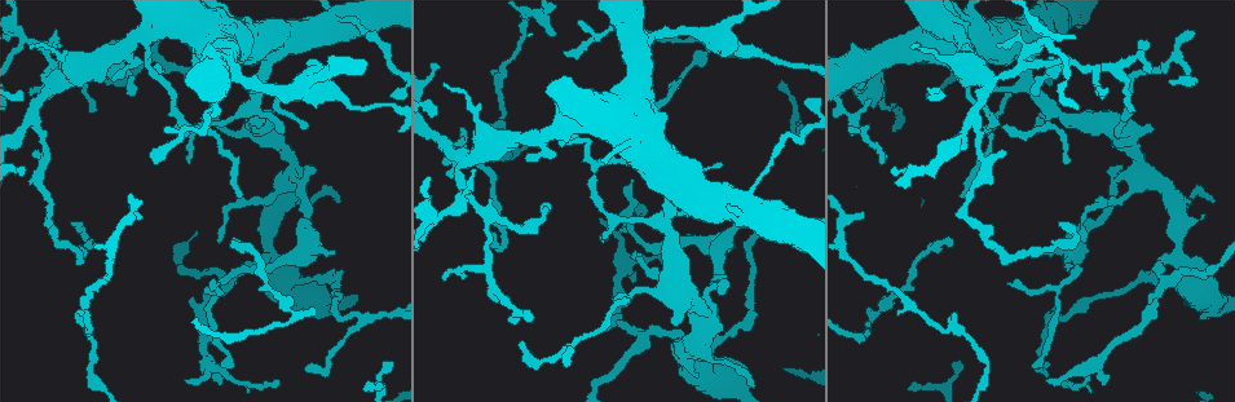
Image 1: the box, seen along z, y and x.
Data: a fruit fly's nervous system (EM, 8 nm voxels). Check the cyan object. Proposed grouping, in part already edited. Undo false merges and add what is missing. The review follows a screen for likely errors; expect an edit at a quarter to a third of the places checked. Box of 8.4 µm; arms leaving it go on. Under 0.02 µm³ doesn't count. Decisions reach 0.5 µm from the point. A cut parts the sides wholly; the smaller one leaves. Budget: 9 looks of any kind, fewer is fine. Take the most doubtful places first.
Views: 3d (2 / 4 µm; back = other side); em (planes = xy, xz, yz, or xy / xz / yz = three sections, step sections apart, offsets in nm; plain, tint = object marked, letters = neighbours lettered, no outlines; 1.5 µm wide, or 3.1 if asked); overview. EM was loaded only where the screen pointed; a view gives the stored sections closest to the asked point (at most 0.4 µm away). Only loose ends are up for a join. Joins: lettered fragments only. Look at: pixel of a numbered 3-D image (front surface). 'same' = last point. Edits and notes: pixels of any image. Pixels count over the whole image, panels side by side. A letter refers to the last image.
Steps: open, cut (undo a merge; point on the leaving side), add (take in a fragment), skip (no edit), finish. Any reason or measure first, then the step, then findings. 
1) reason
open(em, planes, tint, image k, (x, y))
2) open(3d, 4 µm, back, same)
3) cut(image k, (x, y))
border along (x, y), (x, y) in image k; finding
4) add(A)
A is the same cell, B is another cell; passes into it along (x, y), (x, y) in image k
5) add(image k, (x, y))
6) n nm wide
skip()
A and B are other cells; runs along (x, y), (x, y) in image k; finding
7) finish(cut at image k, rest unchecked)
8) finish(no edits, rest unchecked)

free end
open(3d, 2 µm, image 1, (699, 376))

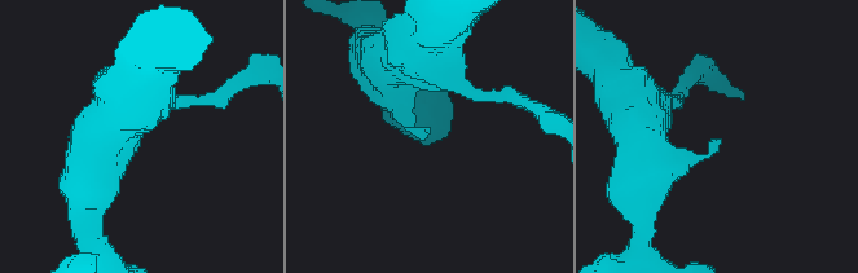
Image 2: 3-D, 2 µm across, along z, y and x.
open(em, planes, letters, image 2, (425, 139))

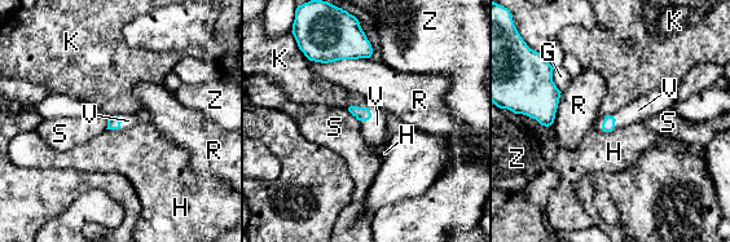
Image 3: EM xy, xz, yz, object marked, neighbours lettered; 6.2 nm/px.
add(V)
V is the same cell, G, H, K, R, S and Z are other cells; passes into it along (363, 114), (363, 108), (373, 131) in image 3; it goes on there

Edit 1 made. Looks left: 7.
an open end
open(em, planes, letters, image 1, (185, 382))

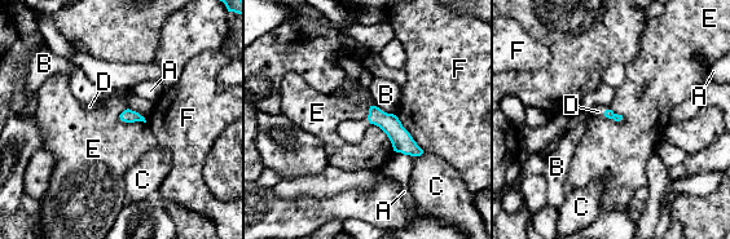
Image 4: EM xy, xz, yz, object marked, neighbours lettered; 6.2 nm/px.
add(D)
D is the same cell, A, B, C, E and F are other cells; passes into it along (608, 114), (606, 110), (598, 111) in image 4; it goes on there

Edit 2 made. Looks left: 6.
sharp bend
open(em, yz, step 8, tint, image 1, (360, 316))

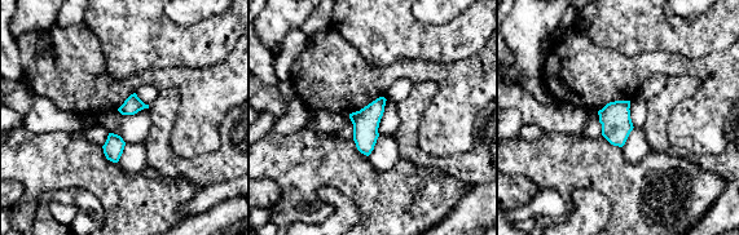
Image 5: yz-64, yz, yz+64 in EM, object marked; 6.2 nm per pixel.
cut it another way
open(em, planes, tint, same)

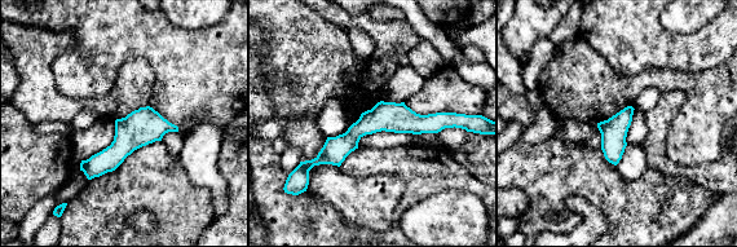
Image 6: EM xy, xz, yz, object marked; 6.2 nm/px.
open(em, planes, letters, same)

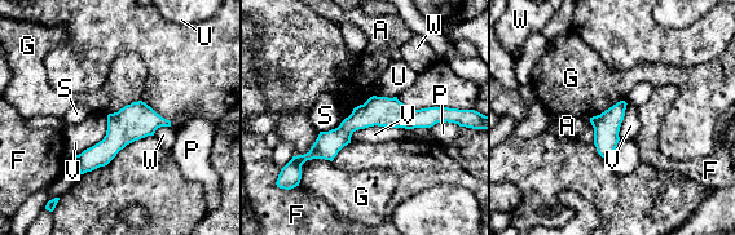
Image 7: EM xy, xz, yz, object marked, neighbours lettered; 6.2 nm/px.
160 nm wide
skip()
A, F, G, P, S, U, V and W are other cells; all the same neuron

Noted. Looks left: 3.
tapers out
open(3d, 2 µm, image 1, (219, 241))

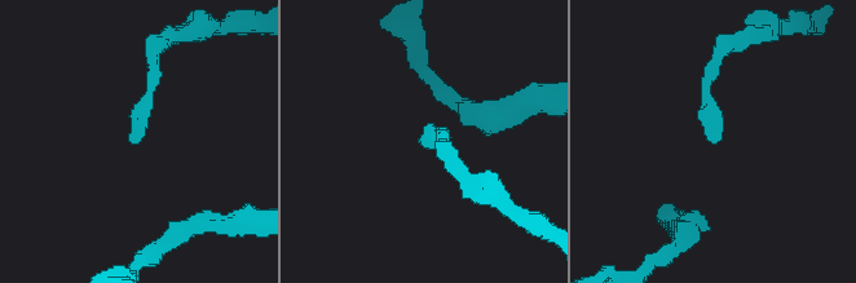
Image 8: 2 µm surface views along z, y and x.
open(em, planes, tint, image 8, (426, 142))

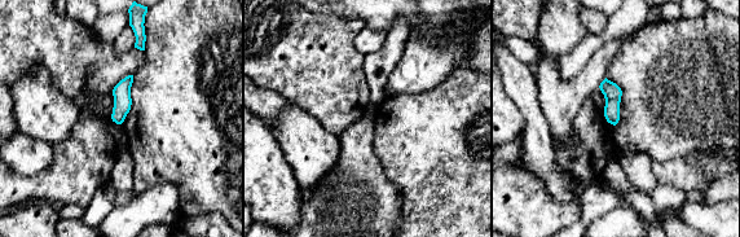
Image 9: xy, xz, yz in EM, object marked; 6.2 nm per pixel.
what lies round it
open(em, planes, letters, same)

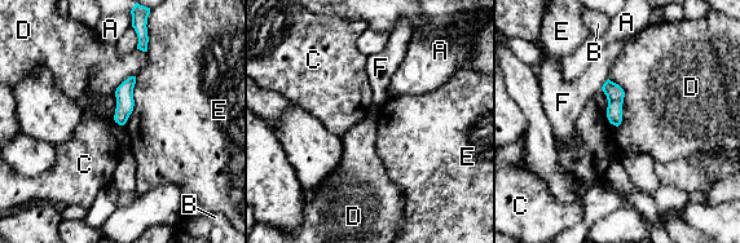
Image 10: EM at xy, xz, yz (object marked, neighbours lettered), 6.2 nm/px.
skip()
A, B, C, D, E and F are other cells; border along (135, 75), (115, 91), (119, 126) in image 10; no lettered fragment goes on from it

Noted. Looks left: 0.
finish(add at image 3, add at image 4, rest unchecked)

